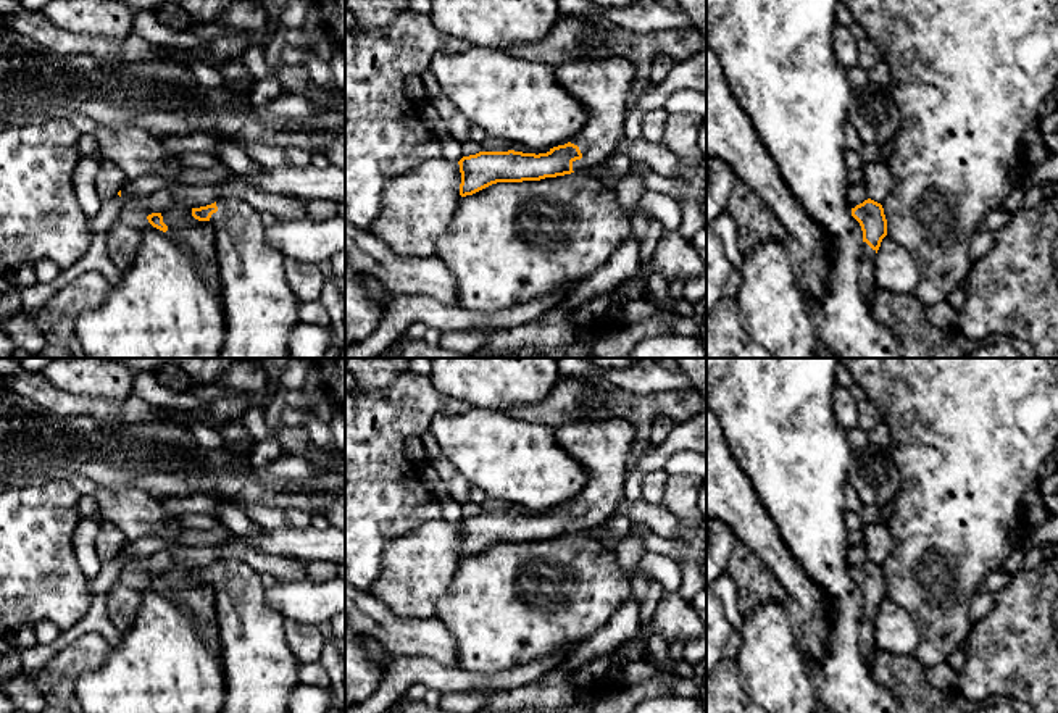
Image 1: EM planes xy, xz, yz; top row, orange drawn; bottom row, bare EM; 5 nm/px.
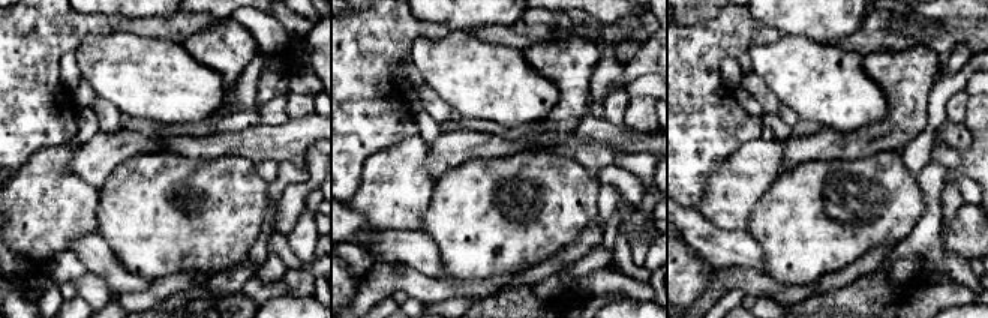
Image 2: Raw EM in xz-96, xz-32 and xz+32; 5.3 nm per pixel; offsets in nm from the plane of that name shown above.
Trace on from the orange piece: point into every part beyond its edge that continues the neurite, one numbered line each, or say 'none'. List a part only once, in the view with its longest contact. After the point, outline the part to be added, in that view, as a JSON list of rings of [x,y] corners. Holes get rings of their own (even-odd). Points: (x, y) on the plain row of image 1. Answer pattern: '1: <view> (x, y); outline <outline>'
1: xz (602, 447); outline [[[621,418],[571,421],[555,427],[555,437],[585,469],[585,486],[571,505],[582,515],[573,523],[573,532],[587,534],[606,524],[624,500],[626,461],[635,426]]]

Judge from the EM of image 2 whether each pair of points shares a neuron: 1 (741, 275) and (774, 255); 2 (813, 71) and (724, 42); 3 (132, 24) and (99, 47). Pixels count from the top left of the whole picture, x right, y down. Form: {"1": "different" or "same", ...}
{"1": "different", "2": "different", "3": "different"}

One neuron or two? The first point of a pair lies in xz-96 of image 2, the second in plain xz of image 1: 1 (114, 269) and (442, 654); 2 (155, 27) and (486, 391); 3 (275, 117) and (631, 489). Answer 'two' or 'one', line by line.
1: one
2: two
3: two

